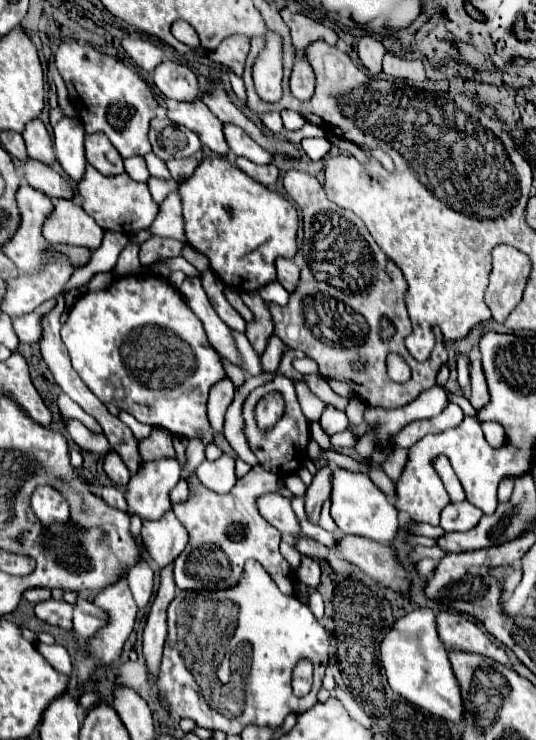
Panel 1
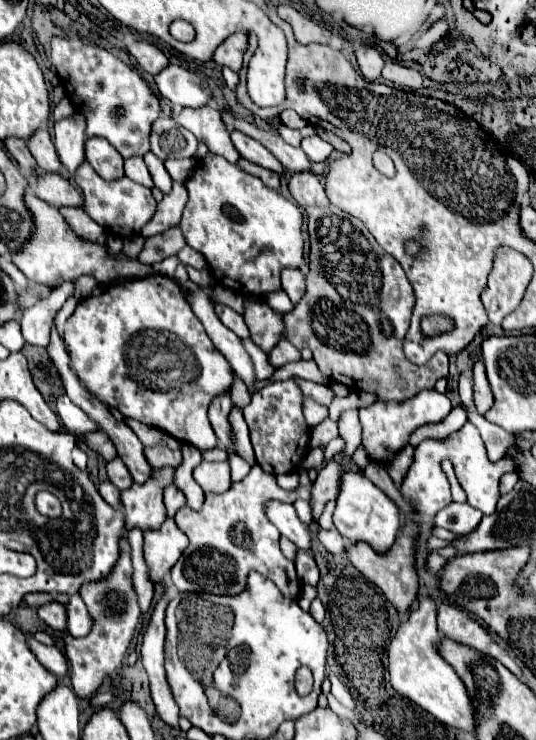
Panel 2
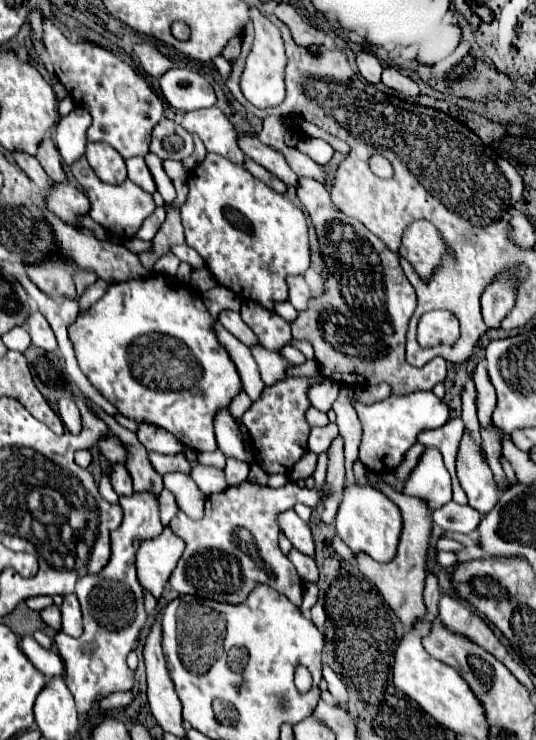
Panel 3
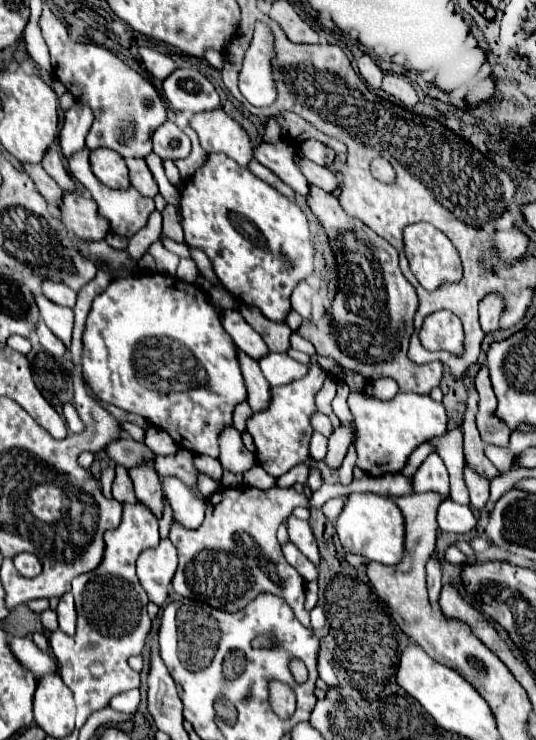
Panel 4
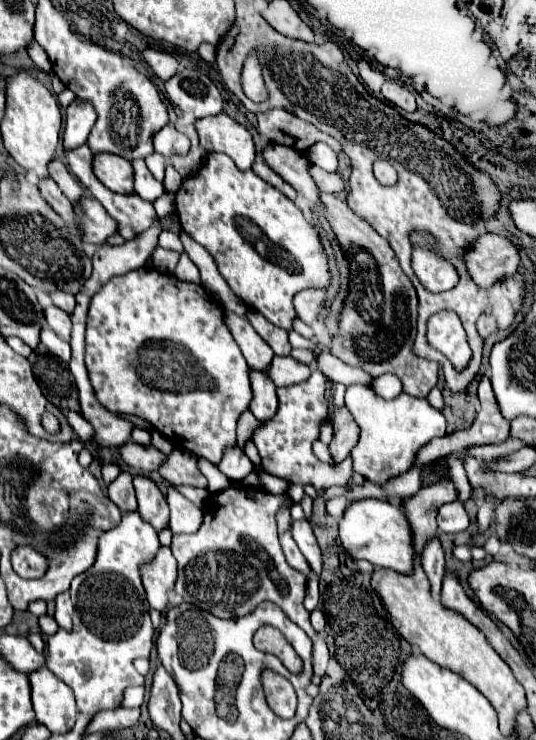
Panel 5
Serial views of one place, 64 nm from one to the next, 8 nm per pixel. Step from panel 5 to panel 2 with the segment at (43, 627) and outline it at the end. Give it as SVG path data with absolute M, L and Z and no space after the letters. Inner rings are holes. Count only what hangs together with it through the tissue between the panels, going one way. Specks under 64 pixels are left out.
M50 602L38 608L38 616L54 630L64 632L66 630L66 608L58 602Z

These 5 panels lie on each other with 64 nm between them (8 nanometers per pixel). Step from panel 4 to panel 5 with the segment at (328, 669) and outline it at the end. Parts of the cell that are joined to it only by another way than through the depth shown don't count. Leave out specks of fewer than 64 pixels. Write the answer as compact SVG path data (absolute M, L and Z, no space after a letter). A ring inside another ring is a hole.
M246 486L228 488L210 496L198 532L176 534L172 538L172 554L178 562L174 590L184 602L224 620L250 614L260 602L280 606L280 610L312 638L312 668L314 674L324 676L331 657L326 636L310 626L310 612L302 606L308 578L286 562L278 542L276 512L282 504L290 506L292 500L286 494L274 496L262 488Z

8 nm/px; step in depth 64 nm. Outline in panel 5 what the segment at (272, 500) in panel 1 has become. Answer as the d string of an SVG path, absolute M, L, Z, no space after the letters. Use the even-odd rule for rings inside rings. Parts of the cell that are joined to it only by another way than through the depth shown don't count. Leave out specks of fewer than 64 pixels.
M298 520L298 522L292 522L292 528L290 528L300 552L304 554L304 558L308 560L308 566L310 570L320 576L322 572L322 556L320 556L320 548L316 544L316 538L314 538L314 532L312 532L312 526L306 522L306 520Z

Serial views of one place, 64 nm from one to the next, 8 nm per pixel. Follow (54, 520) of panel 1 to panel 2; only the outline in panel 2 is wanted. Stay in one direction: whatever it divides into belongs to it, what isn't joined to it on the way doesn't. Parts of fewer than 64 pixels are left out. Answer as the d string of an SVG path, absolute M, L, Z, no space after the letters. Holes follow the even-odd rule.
M38 492L36 494L36 508L40 510L40 514L44 514L48 518L60 518L60 514L62 514L60 502L50 492Z

